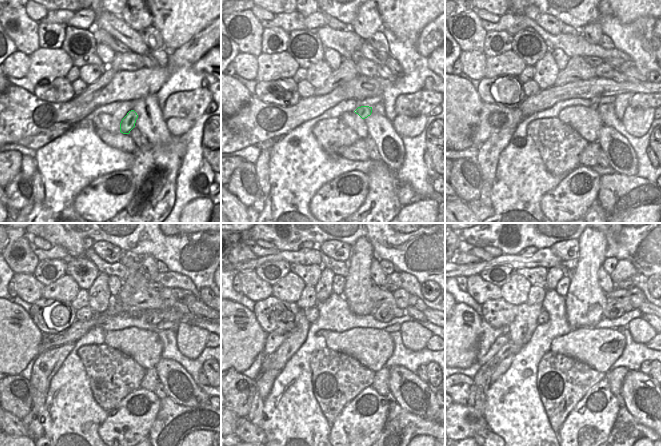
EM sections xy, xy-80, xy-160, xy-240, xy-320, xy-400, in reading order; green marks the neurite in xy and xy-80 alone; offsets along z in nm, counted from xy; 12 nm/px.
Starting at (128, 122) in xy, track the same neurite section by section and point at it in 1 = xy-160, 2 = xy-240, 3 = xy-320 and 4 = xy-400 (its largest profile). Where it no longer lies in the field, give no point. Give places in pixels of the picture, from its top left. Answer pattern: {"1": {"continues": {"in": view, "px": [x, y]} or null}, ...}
{"1": {"continues": {"in": "xy-160", "px": [595, 101]}}, "2": {"continues": {"in": "xy-240", "px": [152, 316]}}, "3": {"continues": {"in": "xy-320", "px": [384, 313]}}, "4": {"continues": {"in": "xy-400", "px": [614, 310]}}}

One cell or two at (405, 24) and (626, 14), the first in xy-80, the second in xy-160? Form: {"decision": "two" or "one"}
{"decision": "one"}

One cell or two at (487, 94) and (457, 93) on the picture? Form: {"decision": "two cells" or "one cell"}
{"decision": "two cells"}

